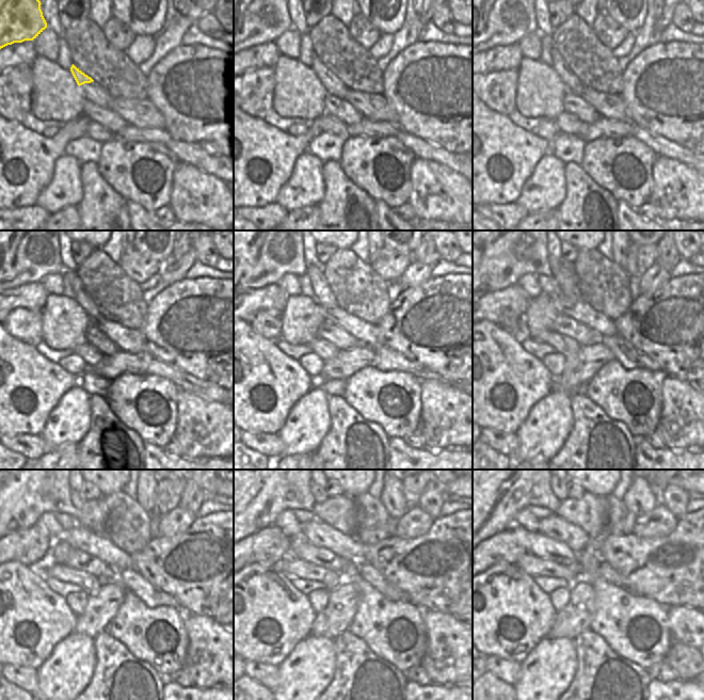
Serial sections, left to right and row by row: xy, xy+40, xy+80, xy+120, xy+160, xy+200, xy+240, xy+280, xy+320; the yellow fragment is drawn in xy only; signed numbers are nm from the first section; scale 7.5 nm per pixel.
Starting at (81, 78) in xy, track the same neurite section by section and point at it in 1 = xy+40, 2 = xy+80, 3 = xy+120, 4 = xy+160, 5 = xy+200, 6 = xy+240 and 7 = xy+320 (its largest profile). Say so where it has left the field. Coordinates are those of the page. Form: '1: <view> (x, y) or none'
1: xy+40 (322, 73)
2: xy+80 (559, 66)
3: xy+120 (80, 296)
4: xy+160 (255, 252)
5: xy+200 (494, 252)
6: xy+240 (16, 491)
7: xy+320 (494, 491)

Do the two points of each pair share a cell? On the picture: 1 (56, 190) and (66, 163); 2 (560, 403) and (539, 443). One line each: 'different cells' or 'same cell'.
1: same cell
2: same cell

